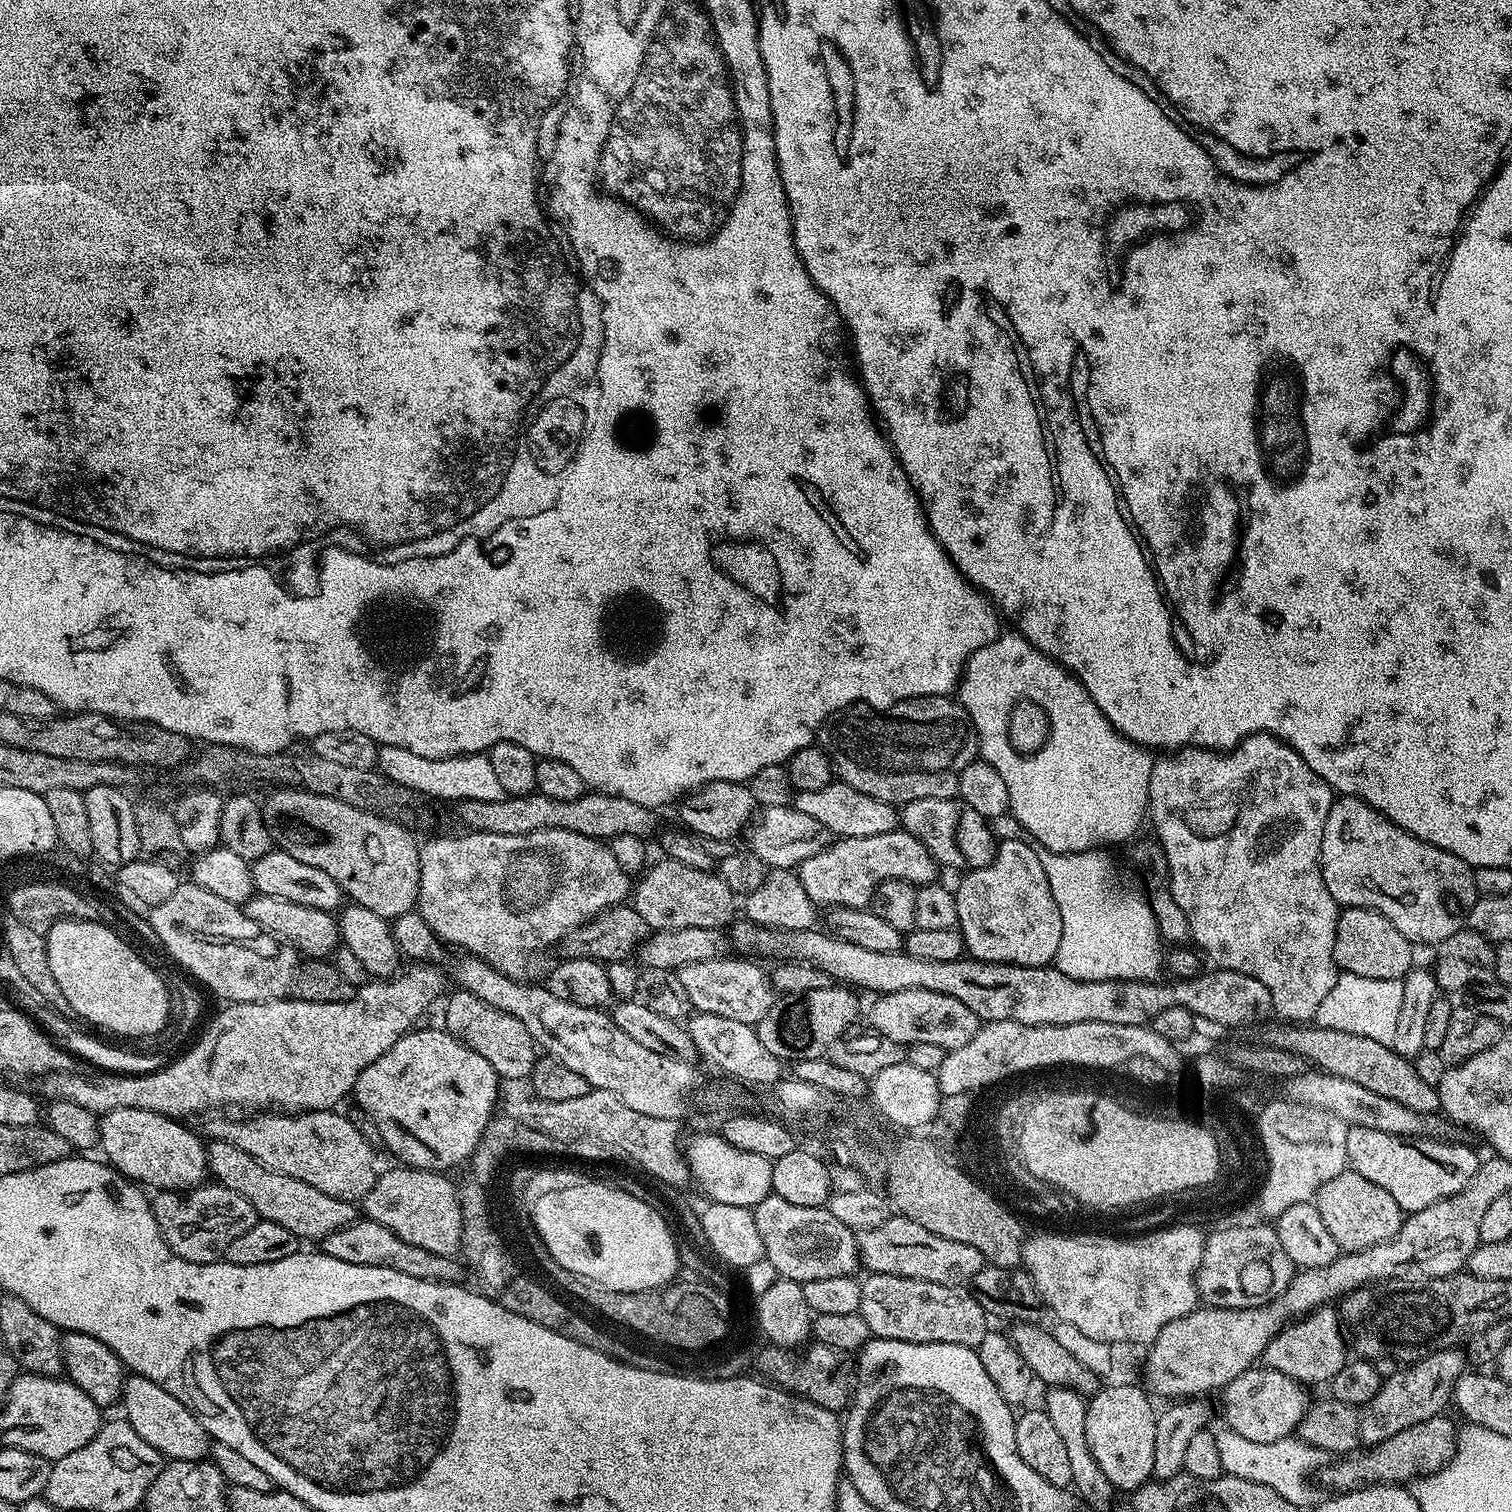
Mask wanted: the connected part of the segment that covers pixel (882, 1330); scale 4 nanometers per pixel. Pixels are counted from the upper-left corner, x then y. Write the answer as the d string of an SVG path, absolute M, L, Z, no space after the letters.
M877 1272L865 1277L860 1280L862 1302L859 1314L866 1318L866 1326L870 1326L875 1339L979 1349L982 1338L990 1331L988 1313L967 1287Z

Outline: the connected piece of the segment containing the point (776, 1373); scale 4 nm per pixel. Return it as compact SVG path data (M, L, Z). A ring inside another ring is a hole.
M815 1342L809 1343L799 1354L775 1346L764 1346L756 1356L761 1377L767 1378L773 1385L783 1388L794 1396L803 1396L810 1402L837 1414L845 1411L850 1400L848 1380L844 1377L844 1360L846 1360L845 1353Z

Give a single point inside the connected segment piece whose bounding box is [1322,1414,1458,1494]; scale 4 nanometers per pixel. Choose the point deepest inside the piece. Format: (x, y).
(1414, 1453)

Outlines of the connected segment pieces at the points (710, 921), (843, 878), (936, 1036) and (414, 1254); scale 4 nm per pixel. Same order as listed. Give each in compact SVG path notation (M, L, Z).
M660 858L648 870L639 877L640 884L638 880L635 885L634 907L642 914L642 922L646 922L649 929L665 932L702 926L724 930L737 919L738 897L715 871L694 870L694 866L682 866L682 862L667 858Z
M897 830L870 834L866 838L845 836L833 839L818 854L801 862L798 875L802 890L810 894L817 906L833 908L868 908L874 890L887 880L905 880L914 885L930 884L937 879L938 865L926 846L910 833Z
M898 990L877 995L873 1000L876 1001L868 1008L867 1027L890 1038L890 1042L905 1046L927 1042L951 1050L966 1046L982 1027L982 1021L970 1006L958 1002L958 998L950 998L950 994L934 994L934 990Z
M357 1218L350 1226L342 1230L334 1230L322 1242L322 1251L330 1258L338 1258L338 1262L350 1262L358 1266L378 1266L379 1268L393 1268L402 1274L410 1274L414 1278L423 1280L439 1280L452 1282L457 1279L457 1261L449 1256L430 1254L422 1250L422 1246L410 1246L410 1242L402 1242L394 1230L388 1230L378 1222L367 1218Z

